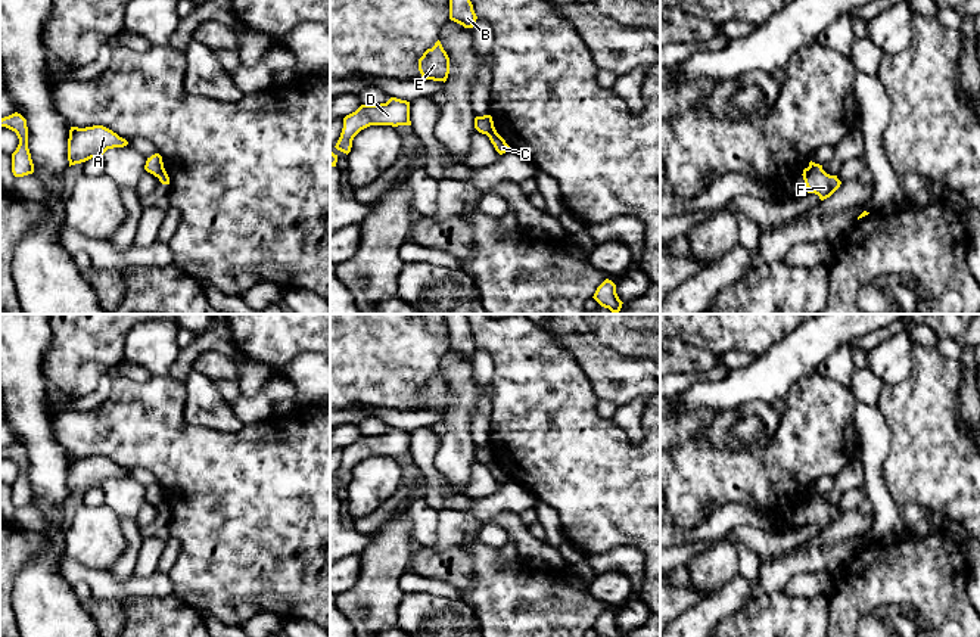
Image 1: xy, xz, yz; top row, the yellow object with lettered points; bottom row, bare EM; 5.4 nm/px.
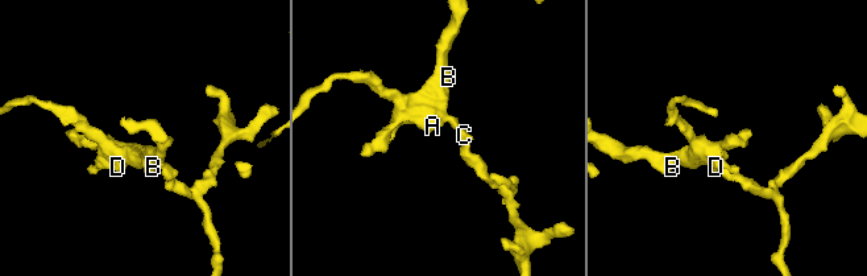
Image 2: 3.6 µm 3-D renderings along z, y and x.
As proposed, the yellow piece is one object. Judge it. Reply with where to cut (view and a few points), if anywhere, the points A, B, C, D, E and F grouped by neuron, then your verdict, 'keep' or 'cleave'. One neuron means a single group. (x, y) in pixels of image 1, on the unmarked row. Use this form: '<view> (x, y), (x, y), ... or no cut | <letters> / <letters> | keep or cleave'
xz (494, 457), (487, 465) | A B D E / C F | cleave

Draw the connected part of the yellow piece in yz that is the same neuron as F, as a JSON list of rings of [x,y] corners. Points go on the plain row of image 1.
[[[812,492],[802,504],[808,523],[815,523],[821,531],[830,528],[841,515],[837,506],[830,506],[822,495]]]

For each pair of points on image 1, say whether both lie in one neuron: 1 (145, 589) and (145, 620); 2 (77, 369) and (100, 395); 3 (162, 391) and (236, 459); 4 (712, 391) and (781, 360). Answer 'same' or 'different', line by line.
1: different
2: different
3: same
4: same

